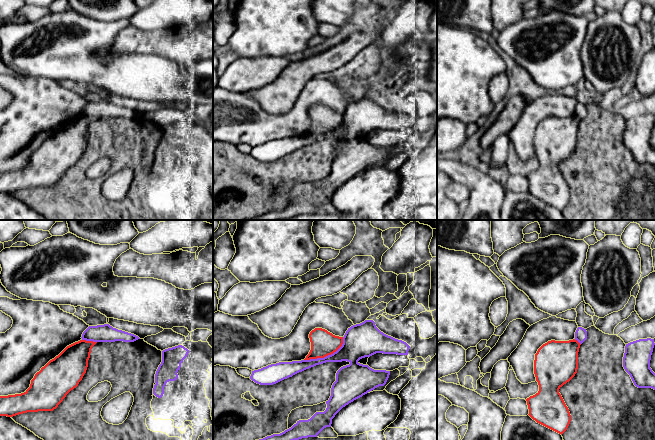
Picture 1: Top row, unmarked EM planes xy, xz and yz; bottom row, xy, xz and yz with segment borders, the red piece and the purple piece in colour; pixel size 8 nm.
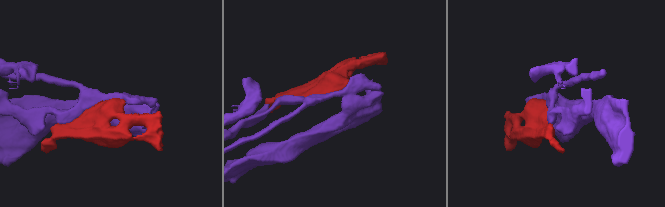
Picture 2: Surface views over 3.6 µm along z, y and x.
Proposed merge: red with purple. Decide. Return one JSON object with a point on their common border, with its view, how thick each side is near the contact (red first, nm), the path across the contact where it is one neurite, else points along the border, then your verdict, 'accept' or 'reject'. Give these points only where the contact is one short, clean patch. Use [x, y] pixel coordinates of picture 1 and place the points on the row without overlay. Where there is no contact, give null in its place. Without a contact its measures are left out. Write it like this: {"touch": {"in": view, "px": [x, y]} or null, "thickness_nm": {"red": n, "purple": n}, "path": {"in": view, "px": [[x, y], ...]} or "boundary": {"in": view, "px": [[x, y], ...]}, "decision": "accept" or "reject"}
{"touch": {"in": "xz", "px": [326, 131]}, "thickness_nm": {"red": 200, "purple": 220}, "decision": "accept"}

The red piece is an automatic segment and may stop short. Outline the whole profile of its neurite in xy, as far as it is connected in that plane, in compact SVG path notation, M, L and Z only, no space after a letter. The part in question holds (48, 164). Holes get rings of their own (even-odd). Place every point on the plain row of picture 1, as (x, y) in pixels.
M109 100L89 102L81 114L42 143L24 169L0 172L0 192L53 187L82 156L91 125L97 118L134 118L140 115Z

